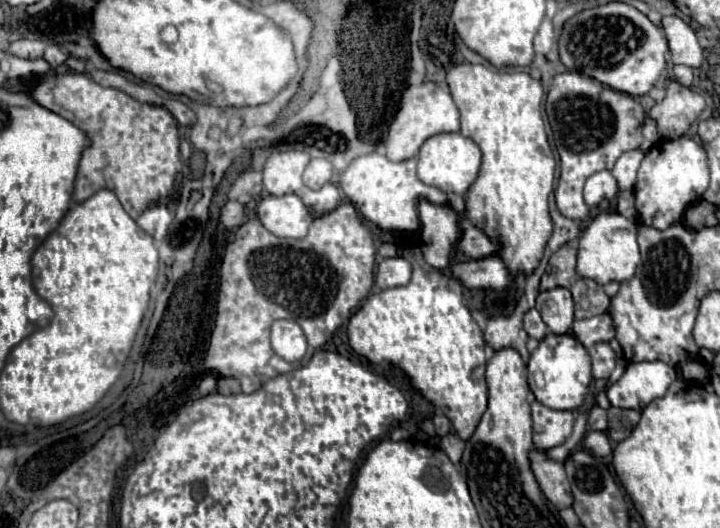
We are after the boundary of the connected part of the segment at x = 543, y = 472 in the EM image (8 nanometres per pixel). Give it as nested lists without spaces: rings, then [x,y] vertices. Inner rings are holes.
[[[533,449],[529,453],[529,461],[531,461],[533,475],[535,475],[535,479],[537,479],[539,487],[541,487],[541,491],[543,491],[543,495],[557,509],[571,507],[573,497],[571,497],[571,489],[569,489],[569,481],[567,481],[563,463],[551,461],[547,457],[547,453],[539,451],[539,449]]]

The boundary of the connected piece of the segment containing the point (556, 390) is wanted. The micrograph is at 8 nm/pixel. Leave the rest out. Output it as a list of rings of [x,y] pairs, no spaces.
[[[549,333],[539,347],[531,353],[527,363],[527,381],[539,403],[549,409],[573,411],[583,405],[589,383],[593,375],[589,369],[589,355],[585,347],[573,335],[553,335]]]

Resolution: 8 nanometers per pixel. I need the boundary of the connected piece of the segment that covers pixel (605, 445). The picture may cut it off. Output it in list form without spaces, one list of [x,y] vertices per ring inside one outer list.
[[[589,431],[583,439],[583,445],[585,445],[585,449],[589,449],[591,453],[595,453],[599,457],[605,457],[611,453],[609,437],[603,431]]]

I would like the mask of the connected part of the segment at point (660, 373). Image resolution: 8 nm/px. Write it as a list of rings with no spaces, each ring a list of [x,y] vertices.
[[[663,361],[631,363],[623,371],[621,379],[607,389],[607,397],[613,407],[641,411],[653,399],[663,397],[675,379],[675,367]]]

